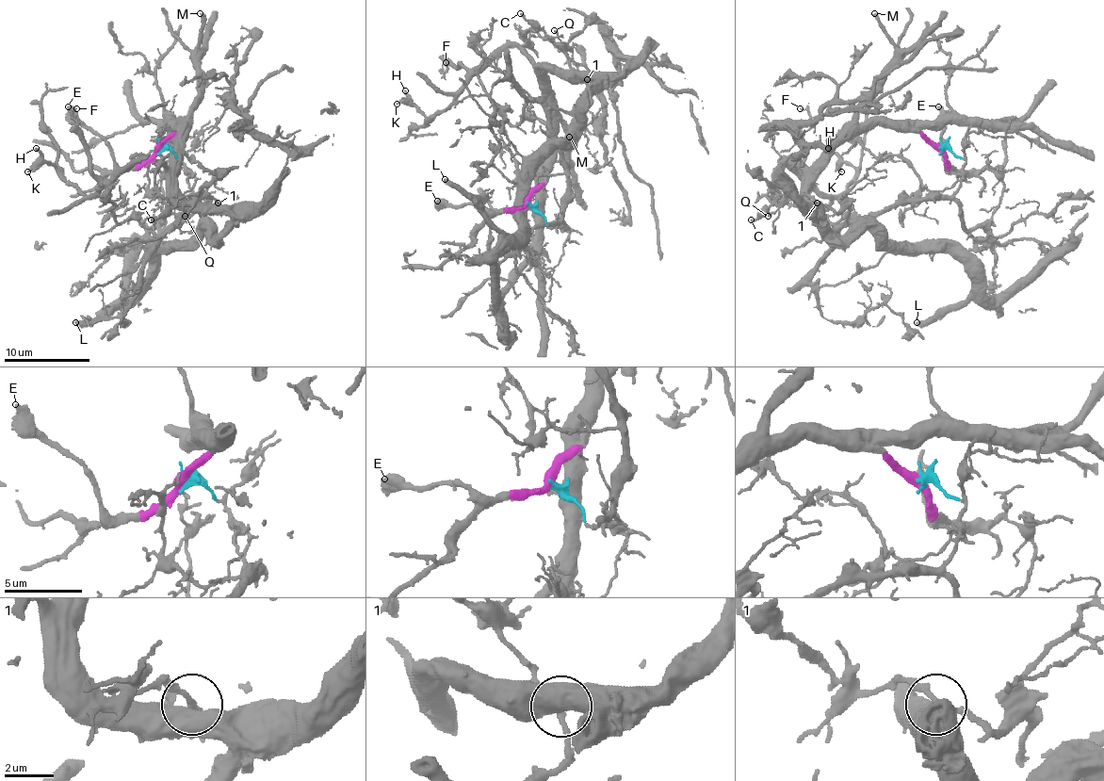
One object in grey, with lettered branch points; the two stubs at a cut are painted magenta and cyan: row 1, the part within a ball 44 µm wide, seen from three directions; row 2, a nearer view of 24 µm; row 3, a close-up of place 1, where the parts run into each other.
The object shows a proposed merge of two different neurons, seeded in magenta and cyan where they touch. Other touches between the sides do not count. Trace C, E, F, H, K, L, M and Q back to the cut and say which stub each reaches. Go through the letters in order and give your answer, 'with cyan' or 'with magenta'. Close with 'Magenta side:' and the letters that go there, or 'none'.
C: with cyan
E: with magenta
F: with magenta
H: with magenta
K: with magenta
L: with magenta
M: with magenta
Q: with cyan
Magenta side: E, F, H, K, L, M

